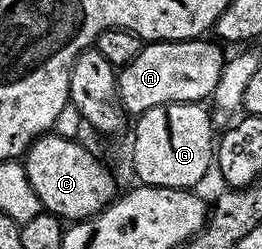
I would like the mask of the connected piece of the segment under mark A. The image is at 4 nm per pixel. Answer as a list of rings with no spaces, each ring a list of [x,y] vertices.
[[[199,37],[188,42],[149,42],[142,45],[139,56],[120,67],[117,76],[117,95],[126,111],[136,116],[147,108],[168,102],[204,103],[212,95],[215,84],[219,84],[219,76],[227,61],[216,41],[205,41],[204,37]]]

